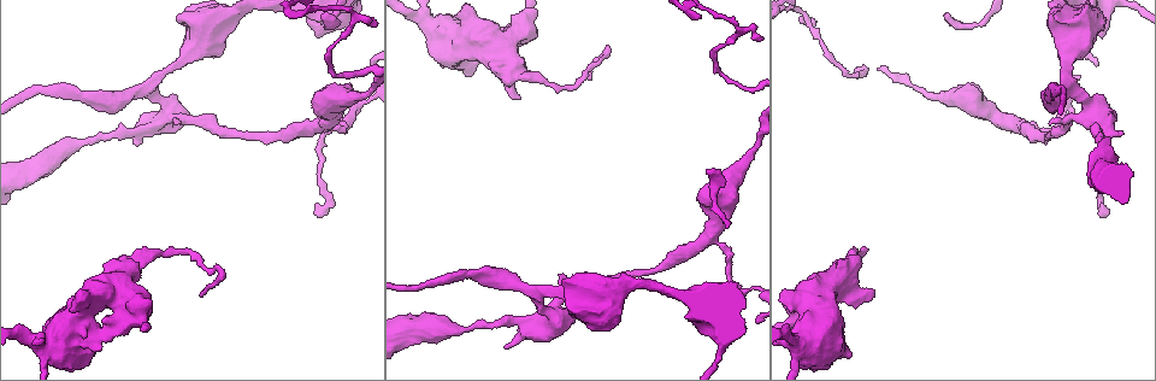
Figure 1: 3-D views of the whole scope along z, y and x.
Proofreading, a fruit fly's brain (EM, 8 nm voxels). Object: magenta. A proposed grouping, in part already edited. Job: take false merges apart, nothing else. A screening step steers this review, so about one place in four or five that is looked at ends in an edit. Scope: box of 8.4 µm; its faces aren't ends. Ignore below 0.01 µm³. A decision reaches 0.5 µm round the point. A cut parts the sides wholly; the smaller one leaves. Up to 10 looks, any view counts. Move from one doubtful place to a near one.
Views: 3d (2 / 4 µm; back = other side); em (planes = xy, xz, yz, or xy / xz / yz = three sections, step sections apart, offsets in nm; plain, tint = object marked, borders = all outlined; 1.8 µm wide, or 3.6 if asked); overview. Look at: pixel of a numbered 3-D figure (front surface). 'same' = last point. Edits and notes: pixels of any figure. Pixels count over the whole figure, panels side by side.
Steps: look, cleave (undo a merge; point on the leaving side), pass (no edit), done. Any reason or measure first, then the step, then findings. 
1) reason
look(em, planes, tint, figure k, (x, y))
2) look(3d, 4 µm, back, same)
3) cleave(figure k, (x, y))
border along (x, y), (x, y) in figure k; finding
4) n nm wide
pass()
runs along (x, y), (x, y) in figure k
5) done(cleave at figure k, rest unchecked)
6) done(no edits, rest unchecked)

abrupt turn
look(em, xz, step 16, borders, figure 1, (170, 113))

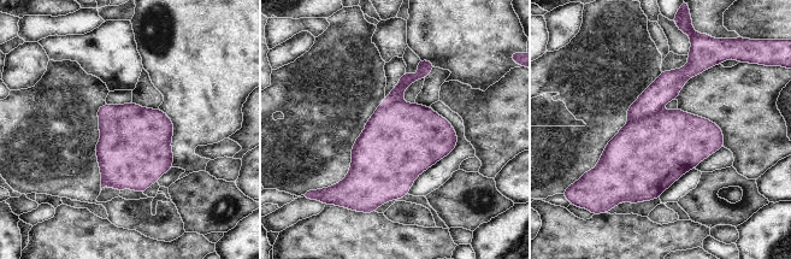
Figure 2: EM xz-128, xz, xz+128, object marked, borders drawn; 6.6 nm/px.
cleave(figure 2, (648, 154))
border along (660, 109), (629, 123) in figure 2; two cells meet here

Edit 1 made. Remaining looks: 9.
abrupt turn
look(3d, 4 µm, figure 1, (717, 73))

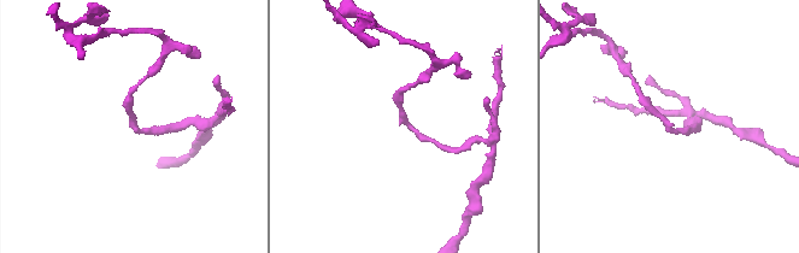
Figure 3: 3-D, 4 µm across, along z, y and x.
look(em, planes, tint, figure 3, (670, 129))

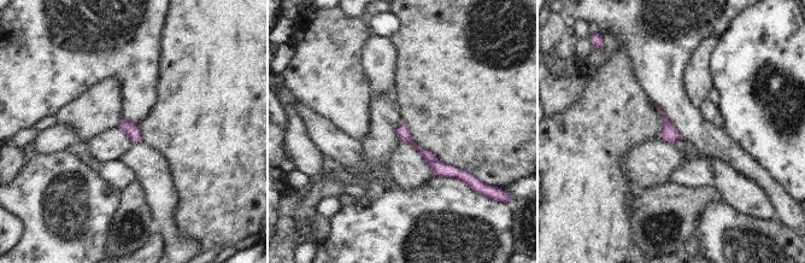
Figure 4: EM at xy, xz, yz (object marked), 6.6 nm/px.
pass()
runs along (398, 130), (441, 170), (462, 175) in figure 4; one cell here

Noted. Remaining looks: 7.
look(em, 3.6 µm, yz, step 4, tint, figure 1, (823, 297))

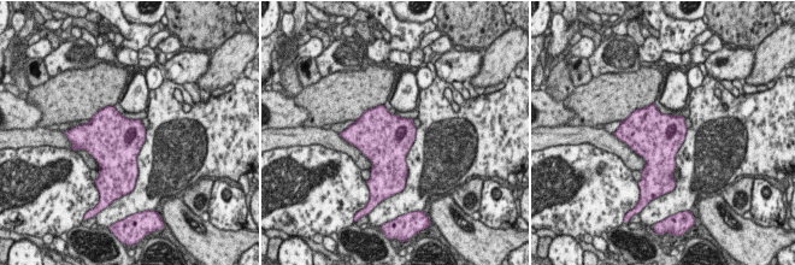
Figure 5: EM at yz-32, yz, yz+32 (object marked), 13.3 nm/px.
look(em, 3.6 µm, planes, tint, same)

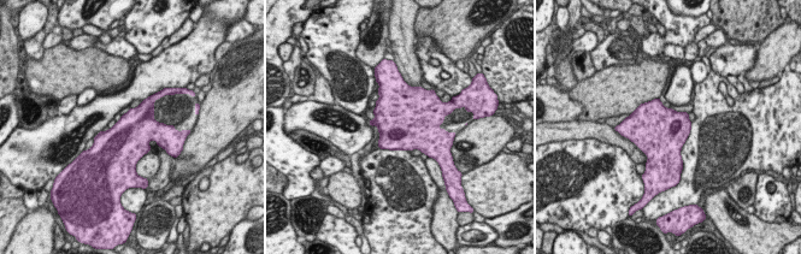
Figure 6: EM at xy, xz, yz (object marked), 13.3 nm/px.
pass()
all the same cell

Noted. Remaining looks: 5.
done(cleave at figure 2, rest unchecked)

